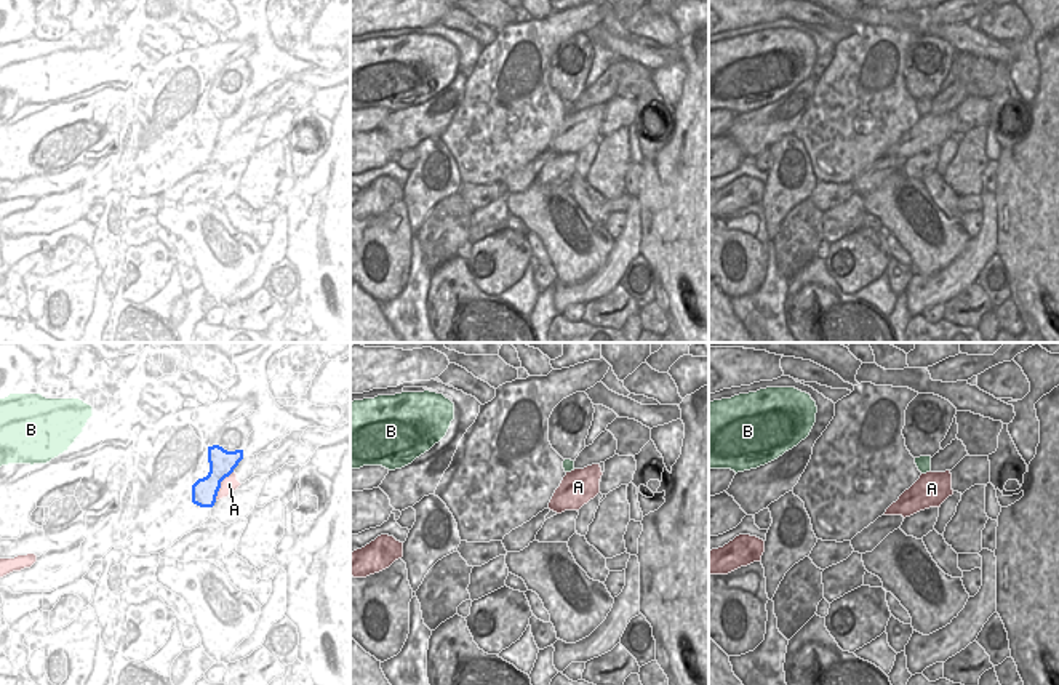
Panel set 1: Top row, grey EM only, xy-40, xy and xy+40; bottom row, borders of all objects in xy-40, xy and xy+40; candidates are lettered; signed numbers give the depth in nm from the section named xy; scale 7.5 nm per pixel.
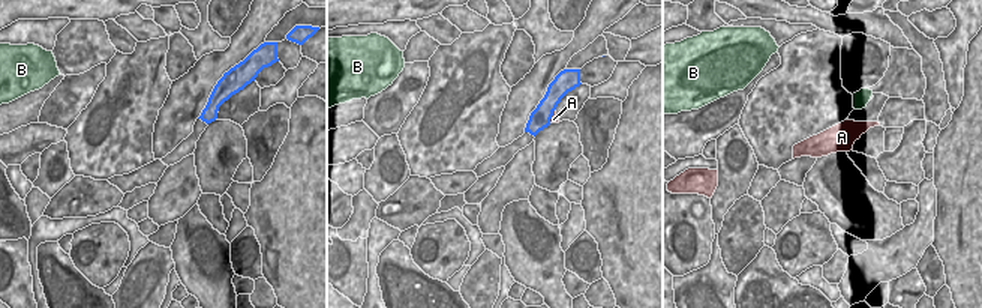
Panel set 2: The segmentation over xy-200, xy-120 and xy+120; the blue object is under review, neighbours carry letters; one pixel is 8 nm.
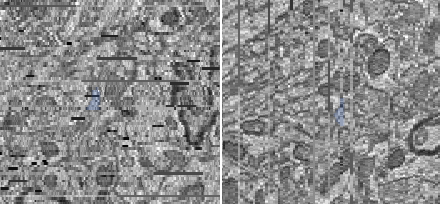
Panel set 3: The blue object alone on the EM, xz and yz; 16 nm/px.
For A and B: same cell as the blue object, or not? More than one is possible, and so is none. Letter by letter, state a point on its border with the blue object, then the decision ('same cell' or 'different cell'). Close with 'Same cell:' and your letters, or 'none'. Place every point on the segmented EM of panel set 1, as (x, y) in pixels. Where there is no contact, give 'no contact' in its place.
A: xy-40 (219, 485) | same cell
B: no contact | different cell
Same cell: A

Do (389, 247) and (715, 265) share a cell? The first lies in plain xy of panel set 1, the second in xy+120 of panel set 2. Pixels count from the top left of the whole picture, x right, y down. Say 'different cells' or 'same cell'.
different cells

